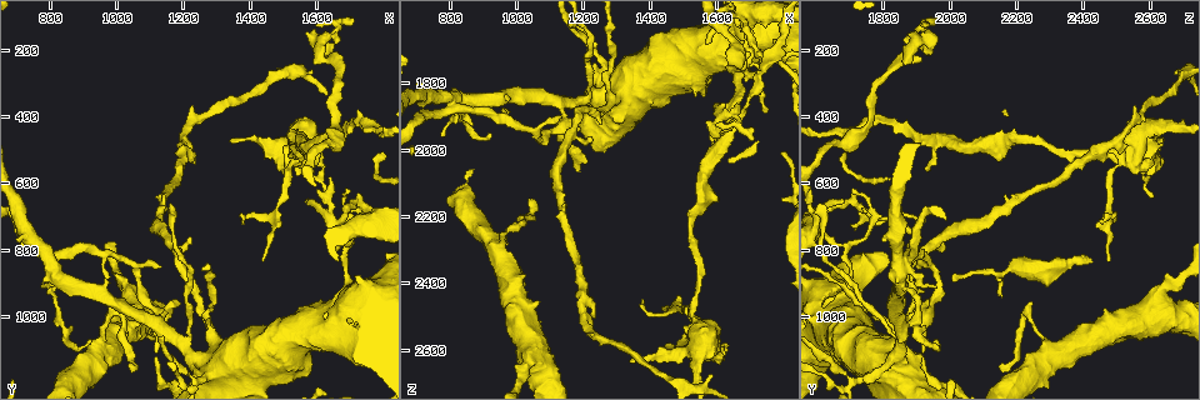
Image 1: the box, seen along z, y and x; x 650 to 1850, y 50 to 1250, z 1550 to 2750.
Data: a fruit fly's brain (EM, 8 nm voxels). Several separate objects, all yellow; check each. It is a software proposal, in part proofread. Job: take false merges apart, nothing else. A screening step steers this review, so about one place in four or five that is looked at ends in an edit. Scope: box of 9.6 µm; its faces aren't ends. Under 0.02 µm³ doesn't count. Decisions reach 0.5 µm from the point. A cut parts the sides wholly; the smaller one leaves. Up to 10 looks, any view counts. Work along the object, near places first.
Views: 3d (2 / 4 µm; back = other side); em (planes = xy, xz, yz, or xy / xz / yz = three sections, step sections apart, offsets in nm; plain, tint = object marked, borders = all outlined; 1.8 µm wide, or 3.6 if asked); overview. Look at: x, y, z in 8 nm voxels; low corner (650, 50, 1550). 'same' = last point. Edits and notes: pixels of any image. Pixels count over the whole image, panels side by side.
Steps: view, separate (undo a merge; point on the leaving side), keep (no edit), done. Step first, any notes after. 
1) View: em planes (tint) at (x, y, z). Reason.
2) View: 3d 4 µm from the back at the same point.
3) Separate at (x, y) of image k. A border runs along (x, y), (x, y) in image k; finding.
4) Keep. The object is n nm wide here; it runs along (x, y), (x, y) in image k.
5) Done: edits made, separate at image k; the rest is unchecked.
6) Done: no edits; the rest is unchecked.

View: 3d 4 µm at (1280, 1140, 1840). Thick turns thin.

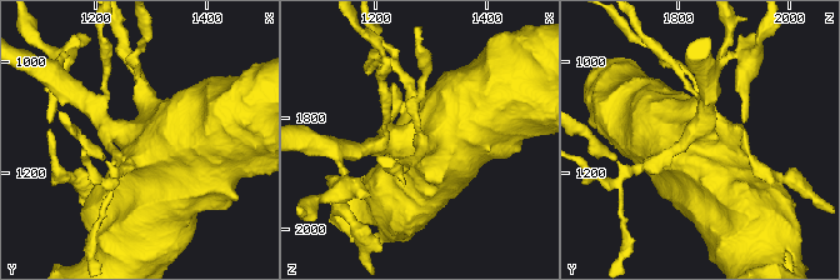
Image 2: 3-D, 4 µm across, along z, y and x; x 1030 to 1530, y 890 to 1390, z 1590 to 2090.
View: em 3.6 µm yz step 8 (tint) at (1285, 1140, 1835). Now the EM.

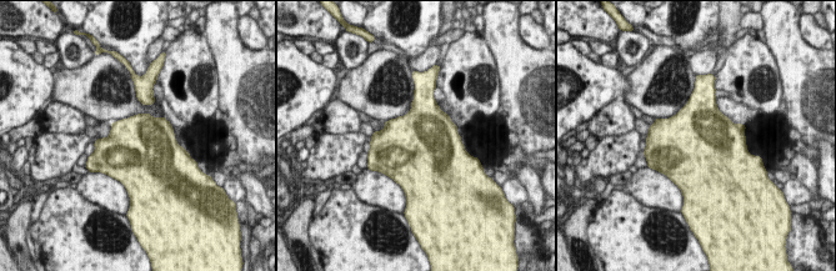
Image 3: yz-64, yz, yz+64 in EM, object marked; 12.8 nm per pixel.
View: em 3.6 µm planes (borders) at the same point.

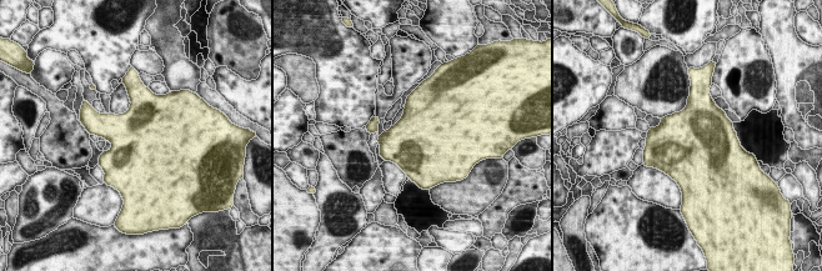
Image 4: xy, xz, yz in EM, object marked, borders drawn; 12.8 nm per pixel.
Keep. Continuous, no second neuron.

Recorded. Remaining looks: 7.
View: 3d 2 µm from the back at (1700, 900, 1690). Sharp bend.

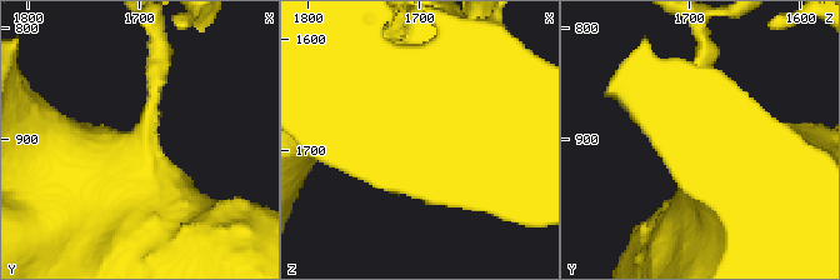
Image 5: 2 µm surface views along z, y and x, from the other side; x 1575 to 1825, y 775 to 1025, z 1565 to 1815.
View: em xy step 16 (tint) at the same point.

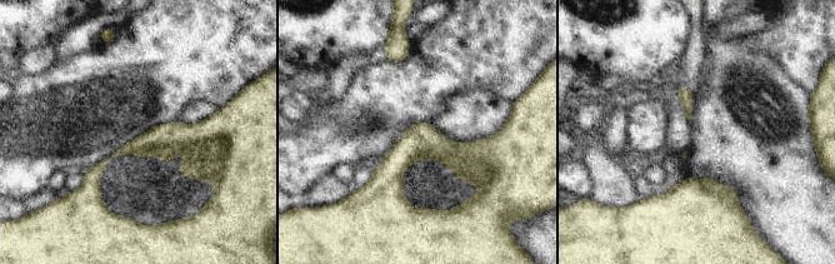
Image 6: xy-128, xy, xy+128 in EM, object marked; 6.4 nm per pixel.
Keep. It runs along (493, 140), (410, 150), (366, 188) in image 6; one neuron here.

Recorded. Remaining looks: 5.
View: em yz step 16 (tint) at (1130, 990, 1900). Four or more arms meet.

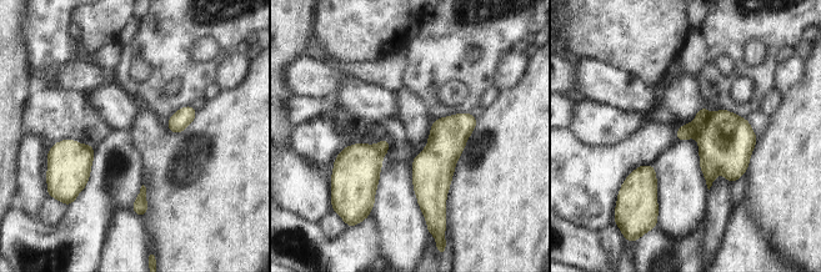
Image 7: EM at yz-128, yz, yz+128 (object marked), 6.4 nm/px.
View: em planes (tint) at the same point. Cut it another way.

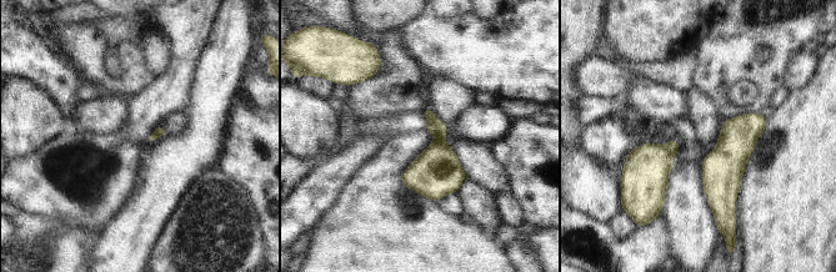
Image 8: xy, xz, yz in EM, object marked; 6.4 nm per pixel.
Separate at (436, 171) of image 8. A border runs along (436, 137), (442, 139) in image 8; two neurons meet here.

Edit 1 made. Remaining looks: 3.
View: overview. See it whole again.

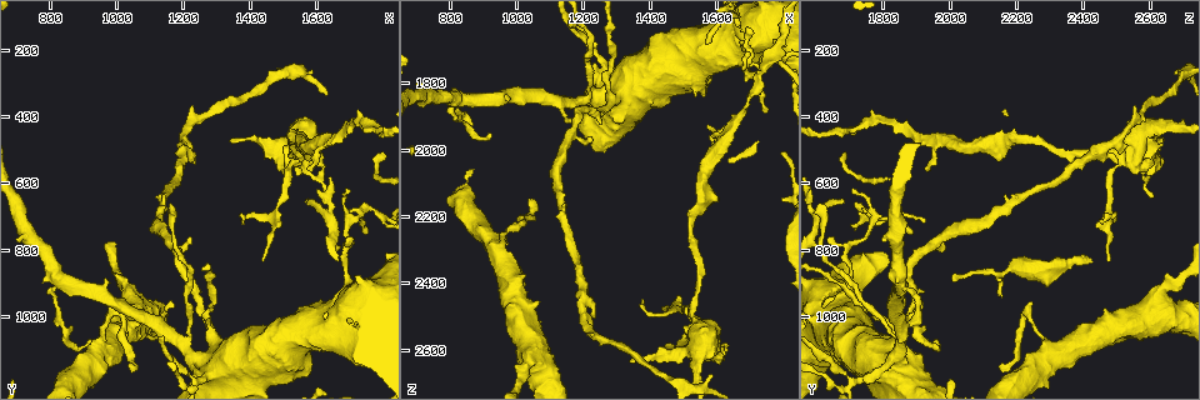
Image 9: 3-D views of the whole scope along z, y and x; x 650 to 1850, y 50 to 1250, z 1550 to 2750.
View: 3d 2 µm at (1530, 500, 2460).

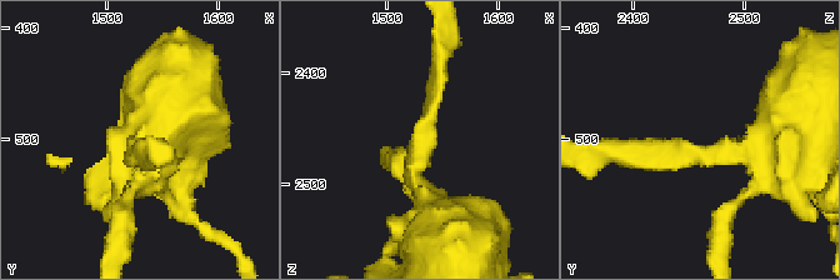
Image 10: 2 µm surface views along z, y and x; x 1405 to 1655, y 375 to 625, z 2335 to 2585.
View: em planes (tint) at (1530, 510, 2464).

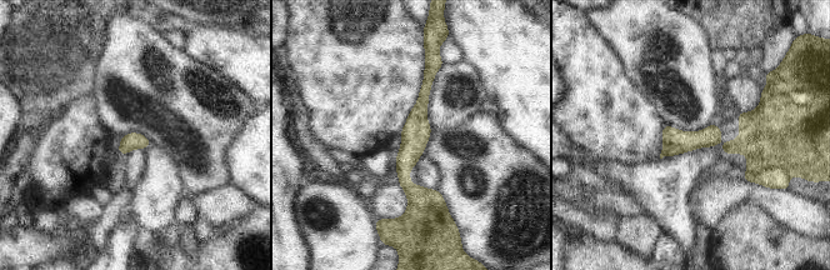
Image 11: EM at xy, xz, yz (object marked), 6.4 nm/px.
Separate at (775, 178) of image 11. The object is 110 nm wide here; a border runs along (774, 165), (759, 173), (748, 171) in image 11; a second neuron is stuck on.

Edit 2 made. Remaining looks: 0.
Done: edits made, separate at image 8, separate at image 11; the rest is unchecked.

